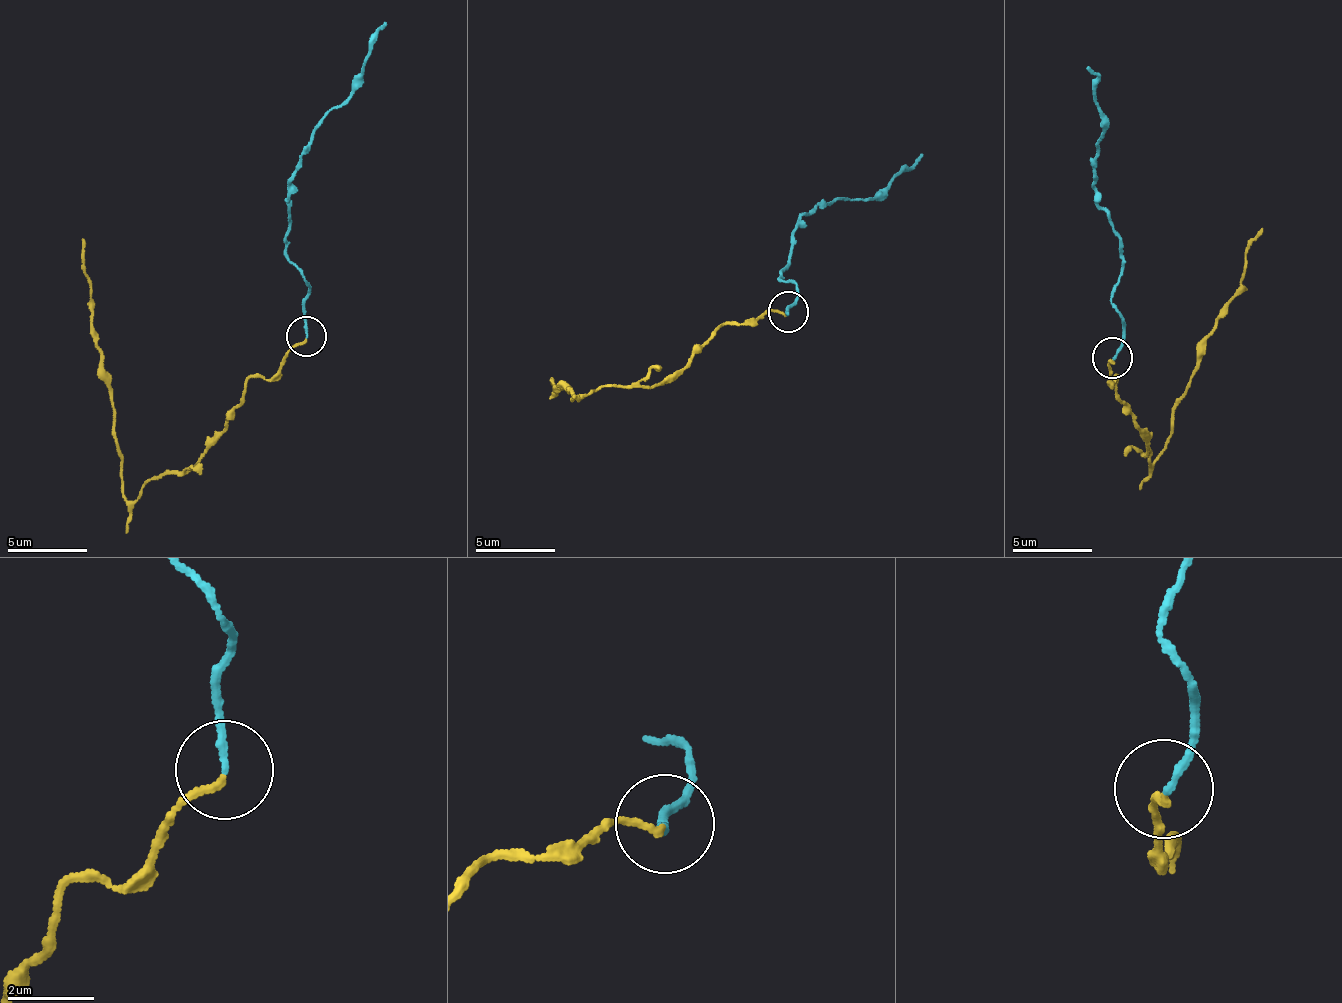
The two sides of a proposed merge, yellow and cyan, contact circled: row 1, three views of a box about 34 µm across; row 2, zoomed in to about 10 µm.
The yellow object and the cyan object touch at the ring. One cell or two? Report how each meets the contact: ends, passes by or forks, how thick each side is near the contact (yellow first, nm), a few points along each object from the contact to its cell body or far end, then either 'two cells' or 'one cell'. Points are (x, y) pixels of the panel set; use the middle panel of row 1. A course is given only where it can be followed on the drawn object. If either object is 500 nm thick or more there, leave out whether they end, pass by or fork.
yellow ends | cyan ends | 160/160 nm | yellow via (788, 311), (722, 324), (664, 383), (570, 398), (573, 387), (554, 390), (554, 376), (552, 384) | cyan via (788, 311), (796, 302), (795, 282), (781, 282), (781, 269), (800, 219), (821, 200), (873, 199), (922, 153) | one cell

